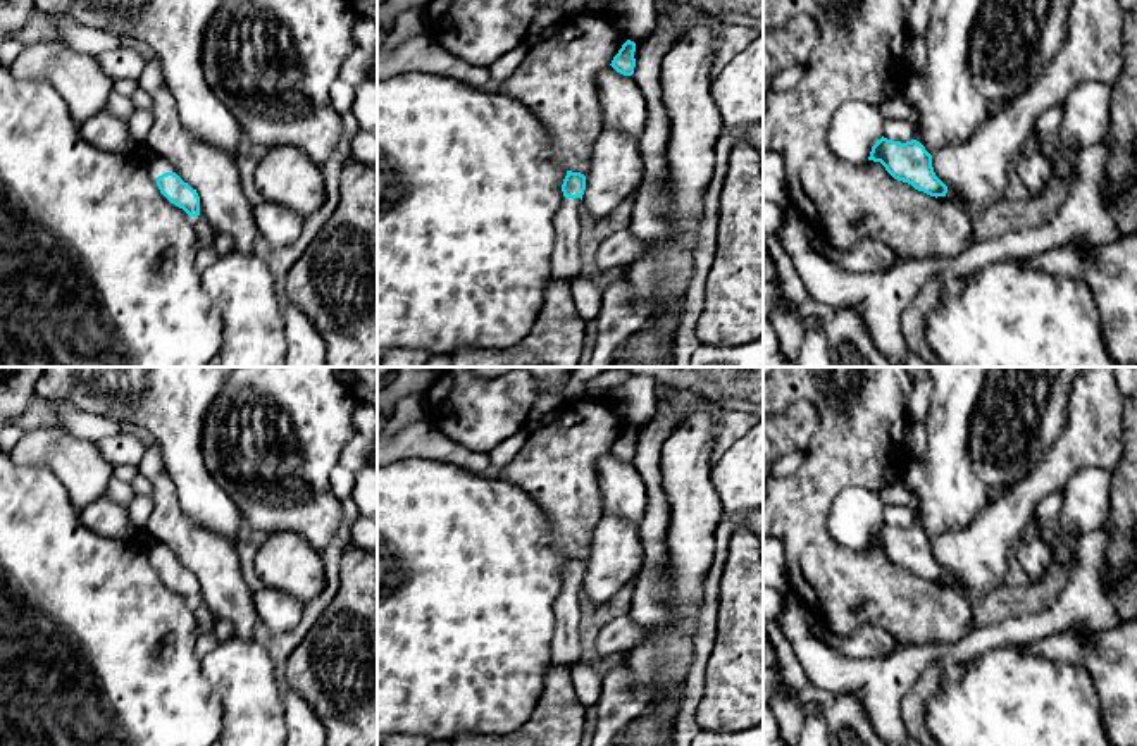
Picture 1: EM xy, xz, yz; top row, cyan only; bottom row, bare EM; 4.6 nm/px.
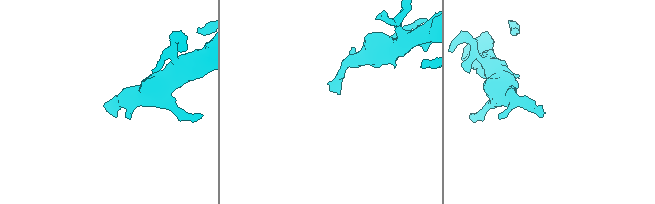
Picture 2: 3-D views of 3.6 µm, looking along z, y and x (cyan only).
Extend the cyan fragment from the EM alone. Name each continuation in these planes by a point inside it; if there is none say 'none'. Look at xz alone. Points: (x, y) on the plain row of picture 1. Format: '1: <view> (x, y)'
1: xz (569, 641)

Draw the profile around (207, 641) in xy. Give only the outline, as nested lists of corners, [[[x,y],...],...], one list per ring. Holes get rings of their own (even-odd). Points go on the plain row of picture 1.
[[[214,631],[200,632],[195,644],[196,658],[198,660],[205,658],[219,643],[221,641]]]

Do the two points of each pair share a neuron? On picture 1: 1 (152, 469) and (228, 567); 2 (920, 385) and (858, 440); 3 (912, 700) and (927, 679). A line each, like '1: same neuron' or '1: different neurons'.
1: same neuron
2: different neurons
3: same neuron

